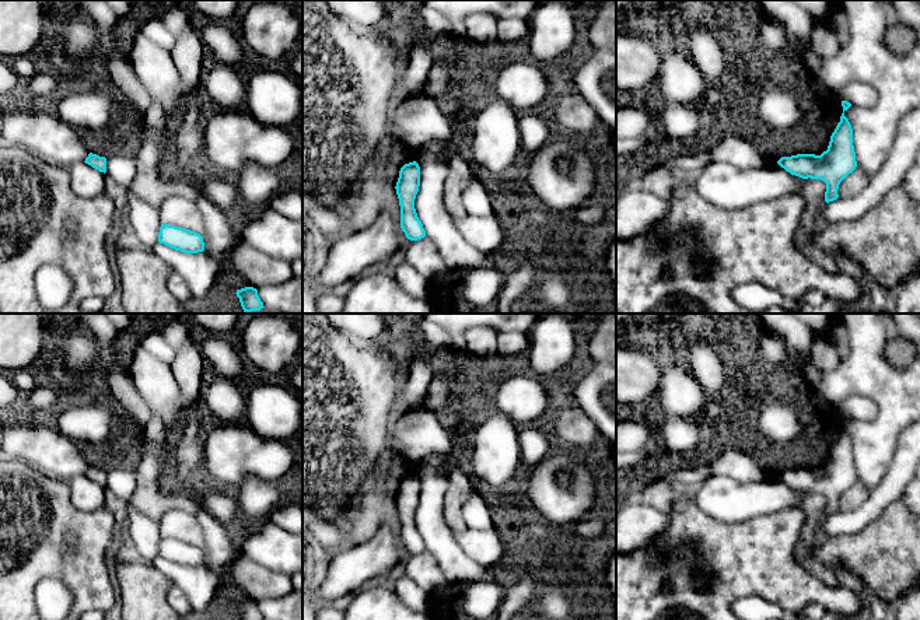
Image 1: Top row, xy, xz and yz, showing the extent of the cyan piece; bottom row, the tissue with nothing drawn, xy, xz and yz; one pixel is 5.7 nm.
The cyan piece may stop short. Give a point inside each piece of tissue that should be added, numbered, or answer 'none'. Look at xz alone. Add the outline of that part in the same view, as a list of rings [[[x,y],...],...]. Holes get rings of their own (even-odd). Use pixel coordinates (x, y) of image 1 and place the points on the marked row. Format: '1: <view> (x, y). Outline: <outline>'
none

